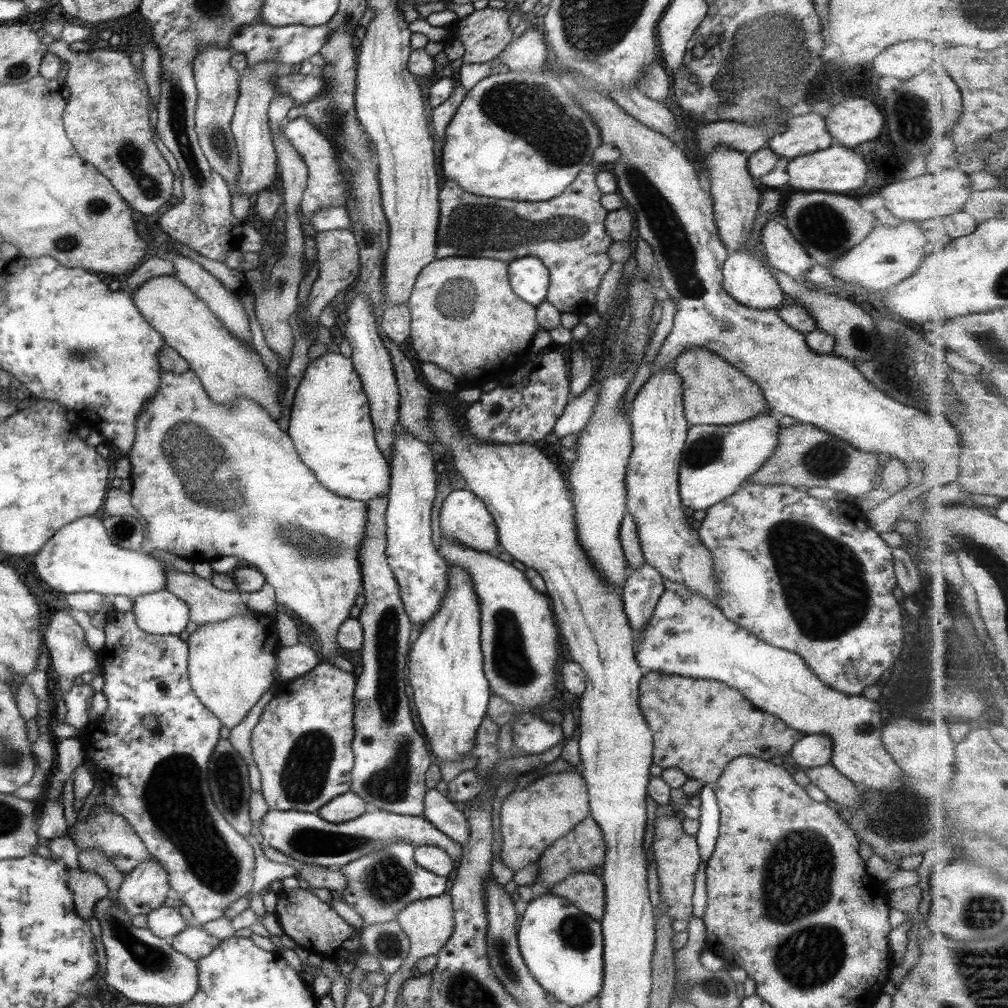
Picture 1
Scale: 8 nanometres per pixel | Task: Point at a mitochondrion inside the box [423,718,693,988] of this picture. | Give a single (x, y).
(574, 930)

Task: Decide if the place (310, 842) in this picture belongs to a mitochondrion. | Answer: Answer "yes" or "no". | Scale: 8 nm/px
yes

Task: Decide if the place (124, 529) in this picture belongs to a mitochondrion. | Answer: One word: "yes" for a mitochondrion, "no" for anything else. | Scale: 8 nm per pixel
yes

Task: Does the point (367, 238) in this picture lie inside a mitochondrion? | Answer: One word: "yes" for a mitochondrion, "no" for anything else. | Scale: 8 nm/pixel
yes

